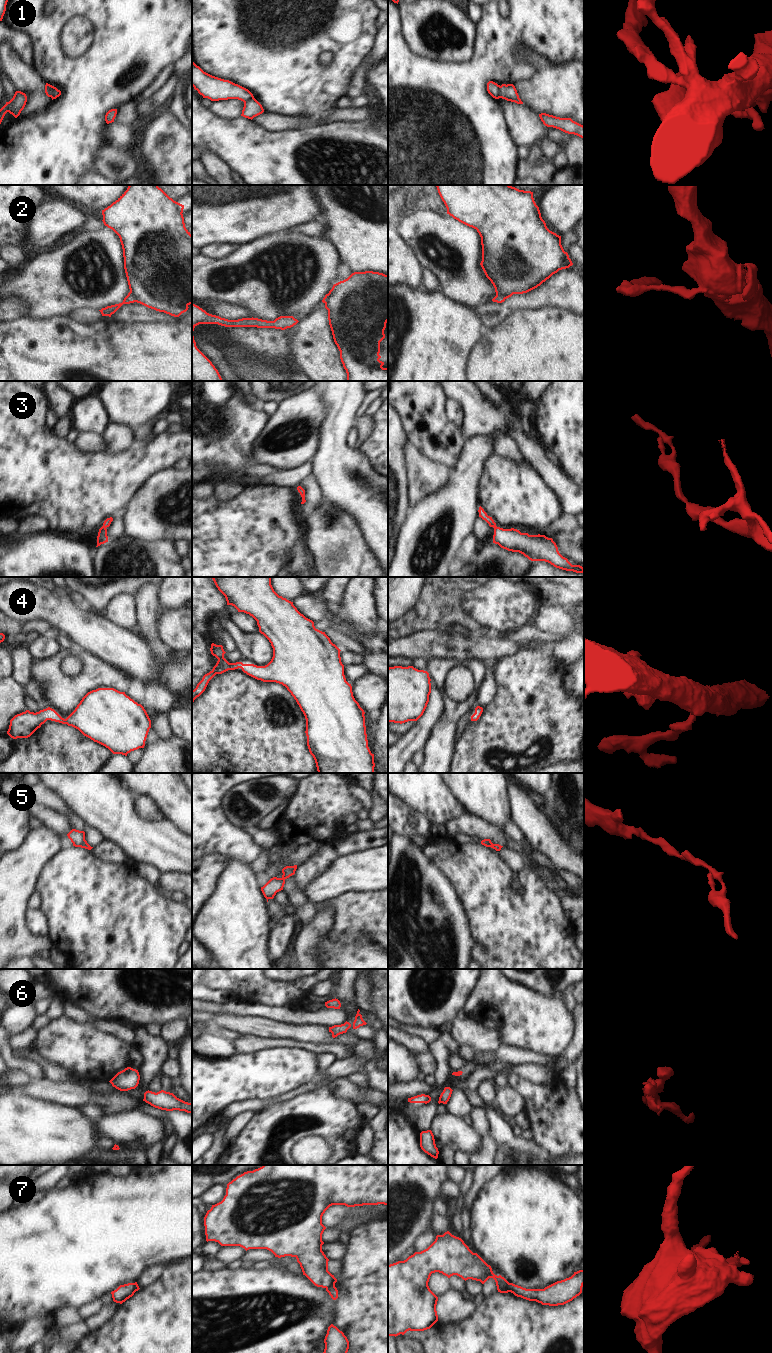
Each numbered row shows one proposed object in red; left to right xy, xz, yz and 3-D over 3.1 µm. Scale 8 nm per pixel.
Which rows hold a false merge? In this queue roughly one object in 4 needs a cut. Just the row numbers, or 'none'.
1, 2, 7

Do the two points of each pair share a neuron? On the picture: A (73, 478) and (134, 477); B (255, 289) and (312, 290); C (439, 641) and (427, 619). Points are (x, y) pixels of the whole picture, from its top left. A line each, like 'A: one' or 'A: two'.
A: one
B: one
C: two

